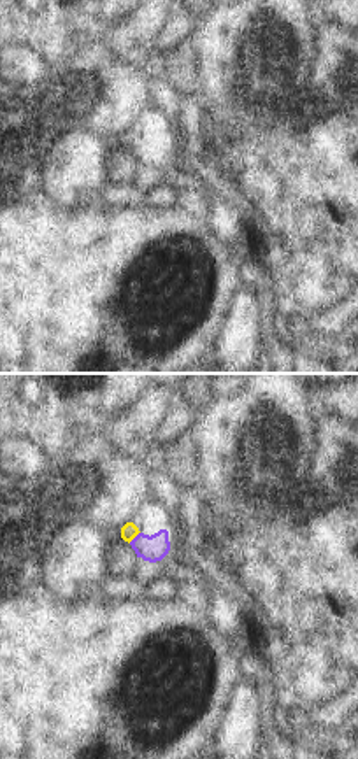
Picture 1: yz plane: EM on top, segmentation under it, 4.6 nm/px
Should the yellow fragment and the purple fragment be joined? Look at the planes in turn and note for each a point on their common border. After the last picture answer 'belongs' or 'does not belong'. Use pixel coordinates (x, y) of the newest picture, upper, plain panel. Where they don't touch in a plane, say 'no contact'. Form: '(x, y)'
(134, 144)

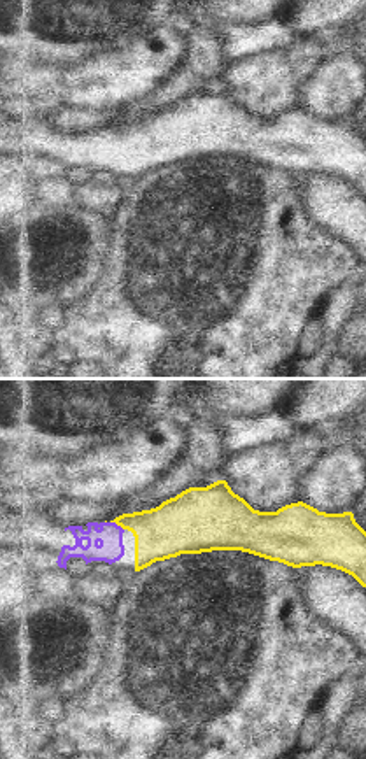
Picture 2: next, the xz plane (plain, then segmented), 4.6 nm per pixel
(118, 132)

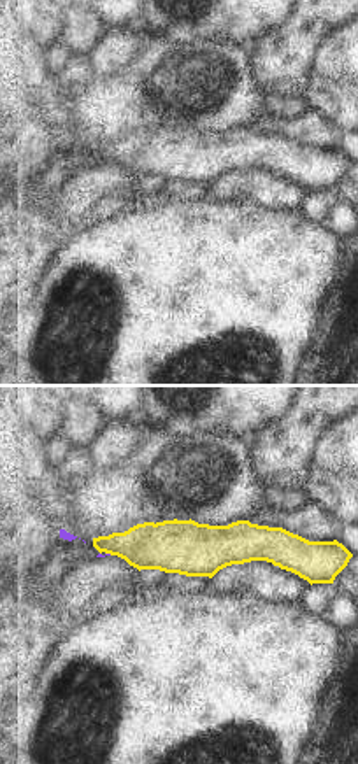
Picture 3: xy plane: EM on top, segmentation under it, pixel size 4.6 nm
(109, 160)

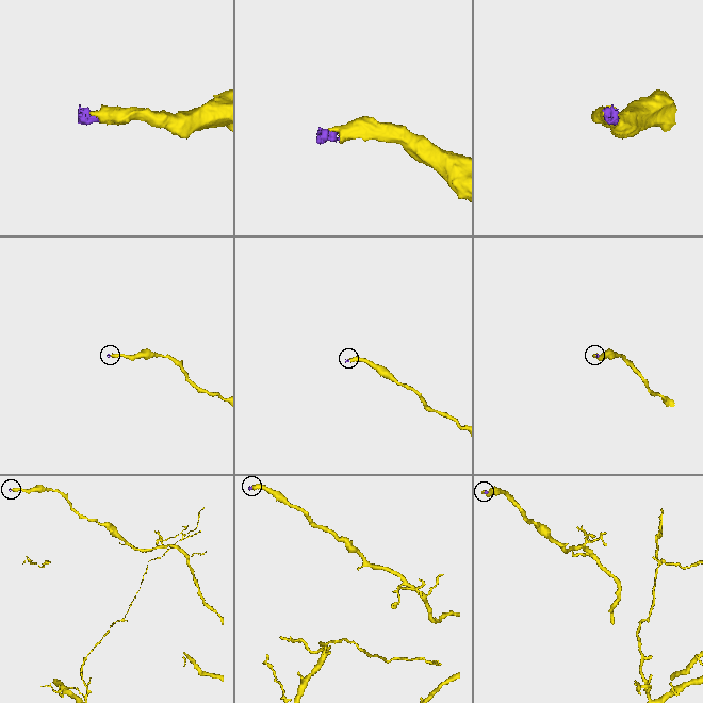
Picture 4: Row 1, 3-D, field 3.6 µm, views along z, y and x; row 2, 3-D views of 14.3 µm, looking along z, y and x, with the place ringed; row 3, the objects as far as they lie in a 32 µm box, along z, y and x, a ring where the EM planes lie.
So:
belongs

